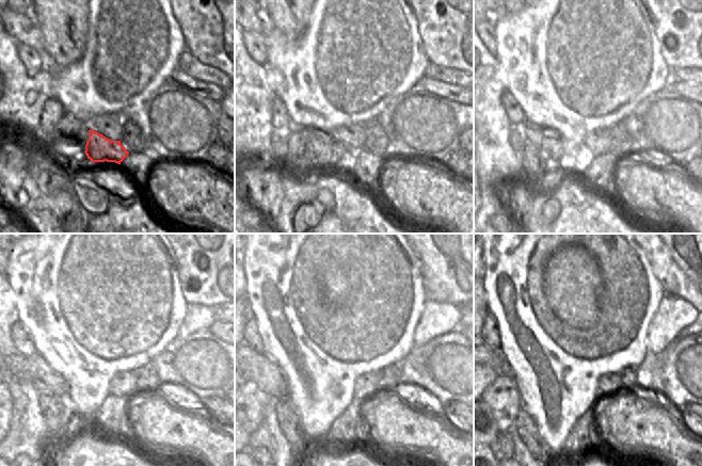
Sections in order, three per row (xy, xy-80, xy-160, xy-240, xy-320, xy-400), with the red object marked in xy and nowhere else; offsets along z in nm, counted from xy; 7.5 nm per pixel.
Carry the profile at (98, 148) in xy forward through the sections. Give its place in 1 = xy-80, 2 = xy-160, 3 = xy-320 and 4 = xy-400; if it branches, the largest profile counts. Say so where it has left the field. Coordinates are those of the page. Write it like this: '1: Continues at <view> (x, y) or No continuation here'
1: Continues at xy-80 (325, 150)
2: Continues at xy-160 (548, 140)
3: Continues at xy-320 (257, 367)
4: Continues at xy-400 (495, 360)

